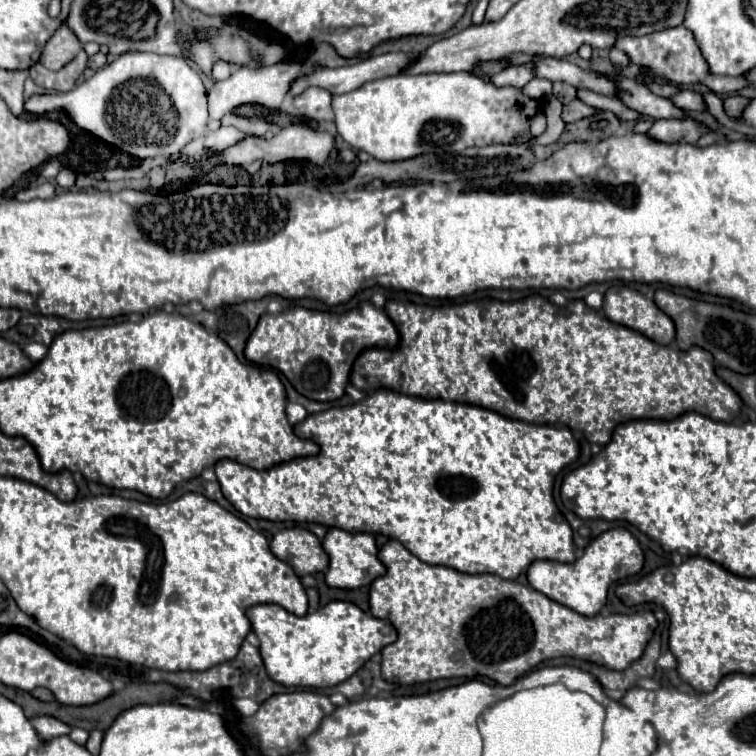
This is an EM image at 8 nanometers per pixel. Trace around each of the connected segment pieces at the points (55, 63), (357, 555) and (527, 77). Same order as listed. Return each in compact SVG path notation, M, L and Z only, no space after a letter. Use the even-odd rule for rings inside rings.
M61 25L53 37L47 41L43 53L41 53L41 59L39 63L45 65L47 69L51 71L59 71L63 65L67 65L77 53L81 51L81 43L79 39L75 37L75 33L67 27L67 25Z
M329 529L323 539L323 549L329 555L329 571L325 581L329 587L337 589L359 589L371 585L377 577L385 575L387 569L377 557L377 545L369 533L349 533L343 529Z
M525 63L525 65L513 65L503 69L501 73L493 75L493 83L495 85L517 85L523 87L527 85L531 79L535 79L535 63Z

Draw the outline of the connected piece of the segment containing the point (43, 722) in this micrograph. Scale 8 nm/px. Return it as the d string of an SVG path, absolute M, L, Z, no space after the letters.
M47 715L35 717L33 723L35 723L35 729L37 729L41 739L51 739L51 737L59 737L59 735L69 735L71 733L71 727L65 725L63 721L59 721L59 719L55 719L55 717L47 717Z

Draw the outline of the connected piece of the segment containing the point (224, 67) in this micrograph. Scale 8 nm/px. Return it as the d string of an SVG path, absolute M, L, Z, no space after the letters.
M217 59L217 61L213 63L213 69L211 69L211 71L213 71L213 73L211 73L211 75L213 75L213 79L215 79L215 81L227 79L227 77L231 75L231 65L229 65L229 63L225 63L223 59Z

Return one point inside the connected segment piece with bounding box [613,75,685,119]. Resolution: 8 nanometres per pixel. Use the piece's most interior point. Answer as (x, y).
(638, 97)

